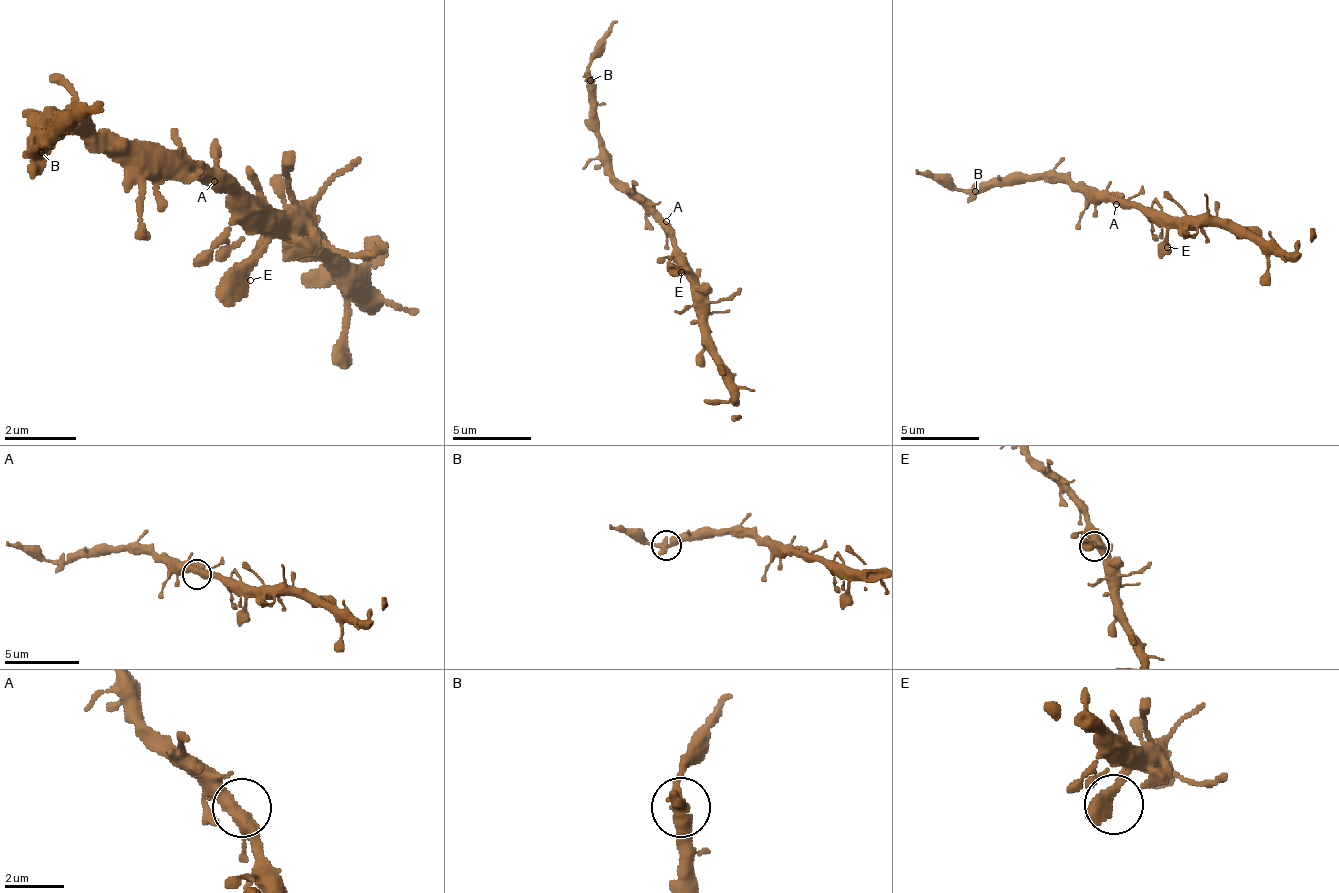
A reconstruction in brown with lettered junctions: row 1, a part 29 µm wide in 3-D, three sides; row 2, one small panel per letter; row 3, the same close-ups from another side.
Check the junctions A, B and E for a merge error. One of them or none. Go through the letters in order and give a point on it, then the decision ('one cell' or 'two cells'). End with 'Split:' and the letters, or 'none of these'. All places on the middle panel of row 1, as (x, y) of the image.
A: at (666, 221); one cell
B: at (590, 80); one cell
E: at (681, 272); one cell
Split: none of these

